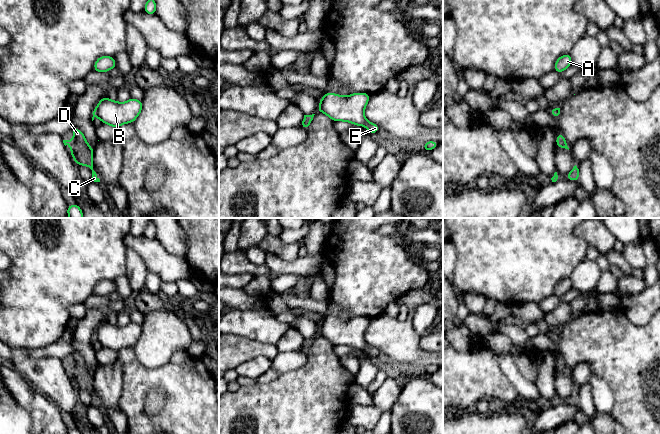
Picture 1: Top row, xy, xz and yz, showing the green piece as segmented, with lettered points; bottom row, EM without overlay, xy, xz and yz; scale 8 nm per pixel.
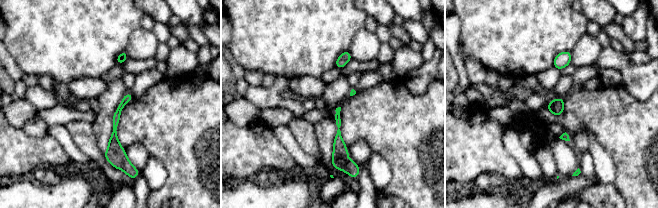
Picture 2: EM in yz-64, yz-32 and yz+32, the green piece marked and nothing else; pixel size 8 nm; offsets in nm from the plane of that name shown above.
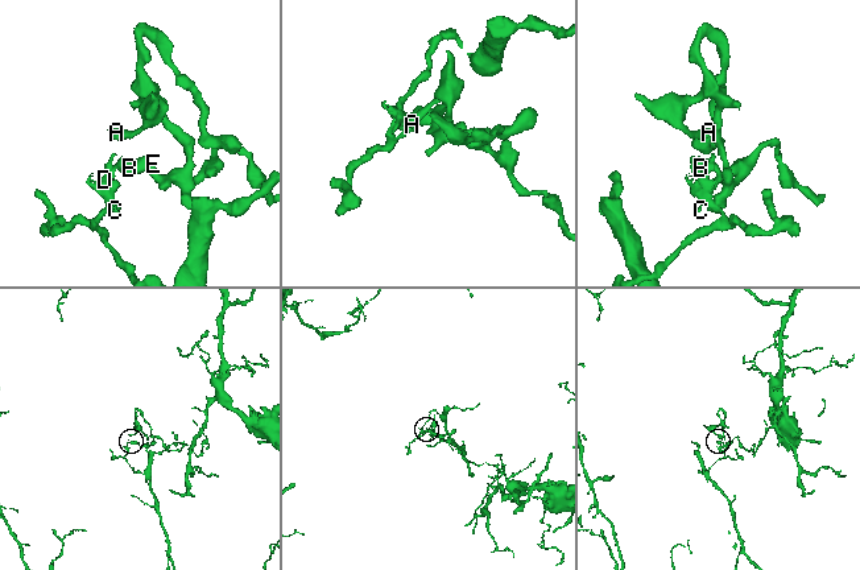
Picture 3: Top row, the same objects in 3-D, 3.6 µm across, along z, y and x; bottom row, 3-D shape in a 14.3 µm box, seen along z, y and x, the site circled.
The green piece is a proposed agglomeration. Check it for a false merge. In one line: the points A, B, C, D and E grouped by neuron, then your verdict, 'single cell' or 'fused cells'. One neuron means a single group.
A B E / C D | fused cells

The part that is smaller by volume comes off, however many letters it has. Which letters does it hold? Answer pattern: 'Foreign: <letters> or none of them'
Foreign: C, D

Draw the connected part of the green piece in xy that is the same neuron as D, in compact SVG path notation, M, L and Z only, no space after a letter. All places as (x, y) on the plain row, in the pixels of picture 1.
M78 352L72 353L74 363L73 365L63 364L64 369L71 371L71 379L77 389L88 390L92 394L92 404L94 406L100 406L96 396L93 394L93 374L87 367L84 358Z

